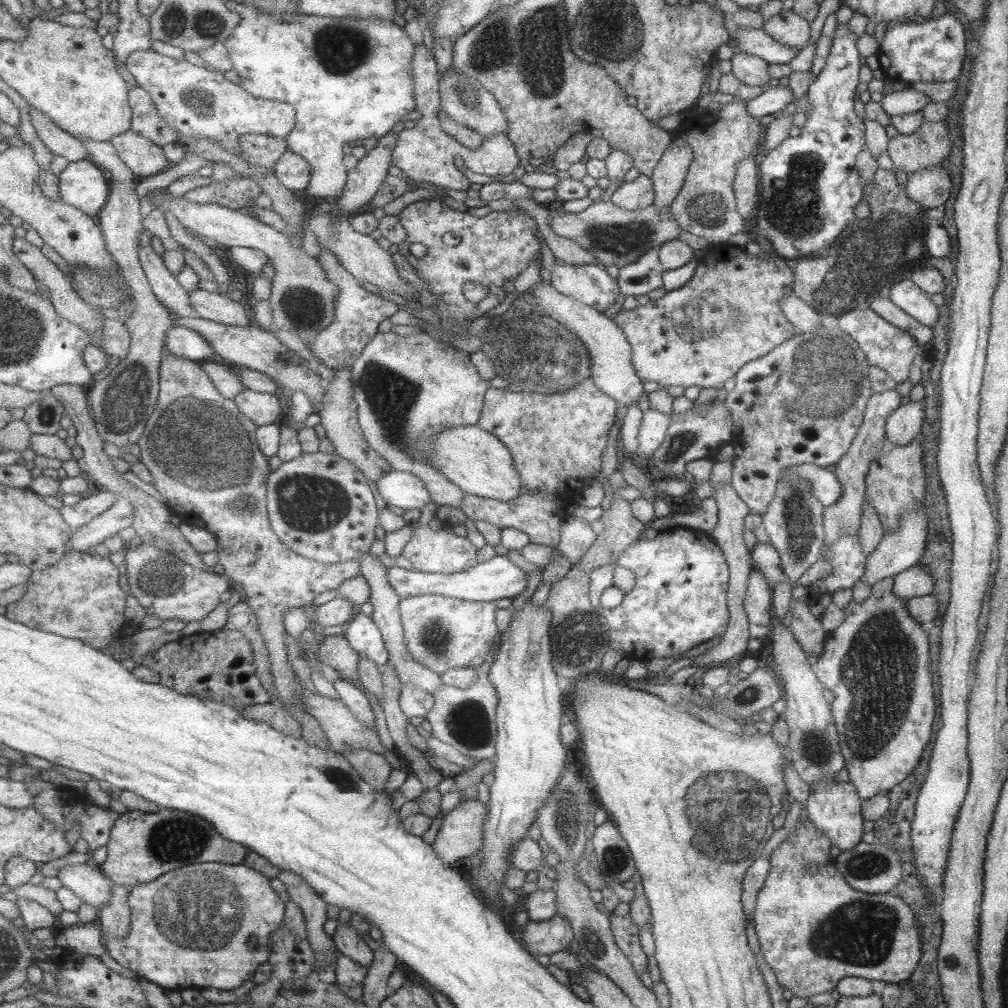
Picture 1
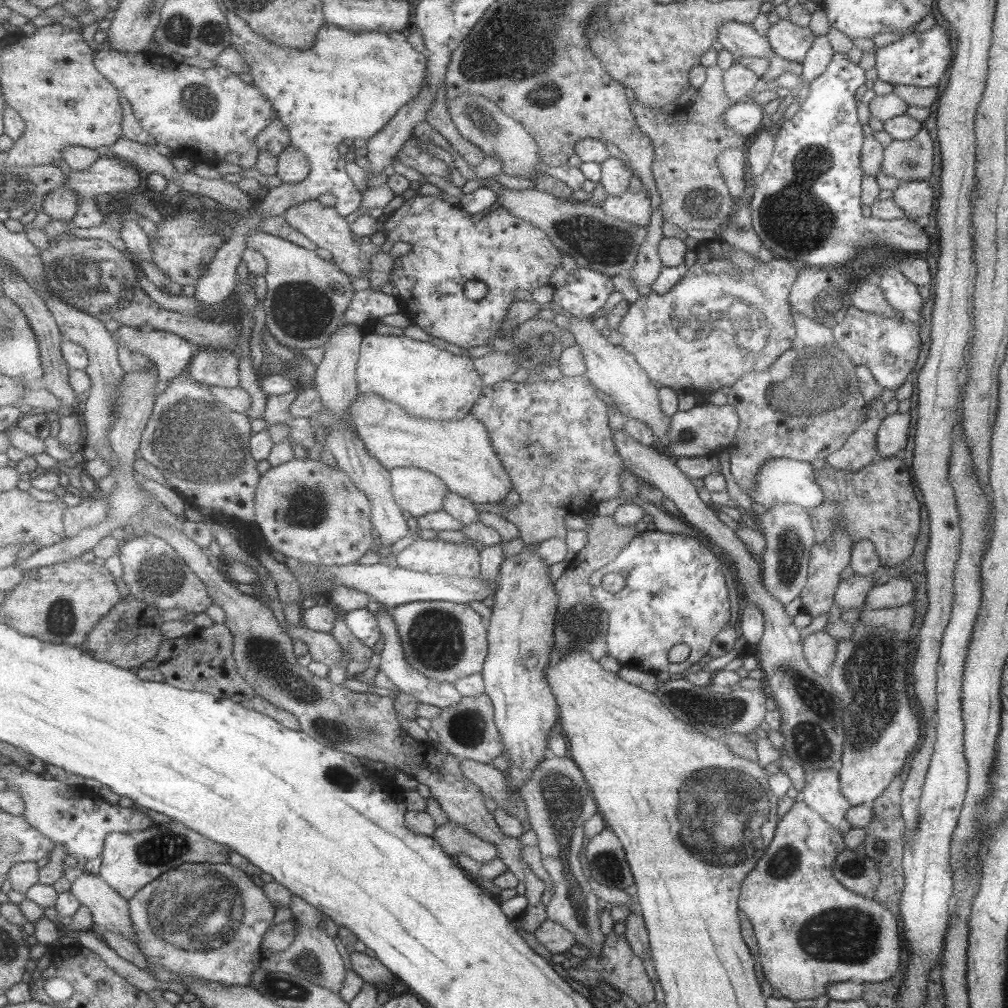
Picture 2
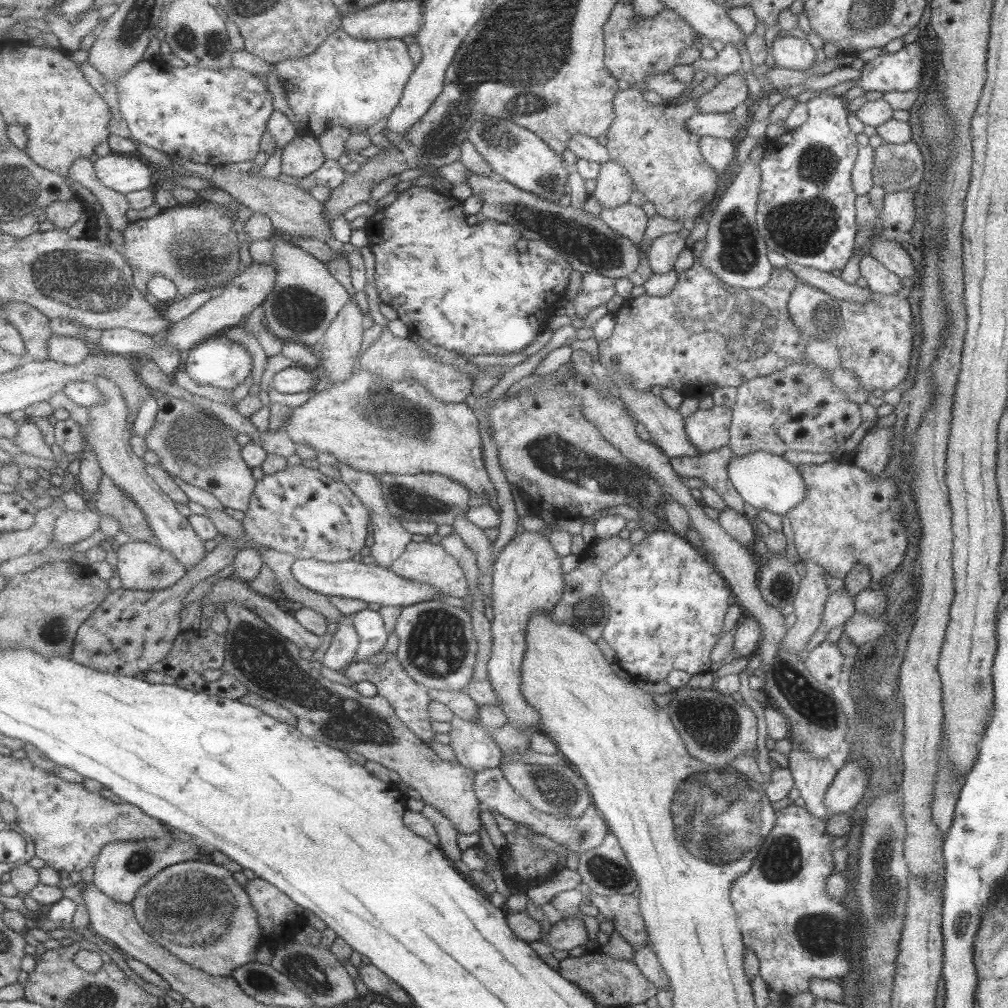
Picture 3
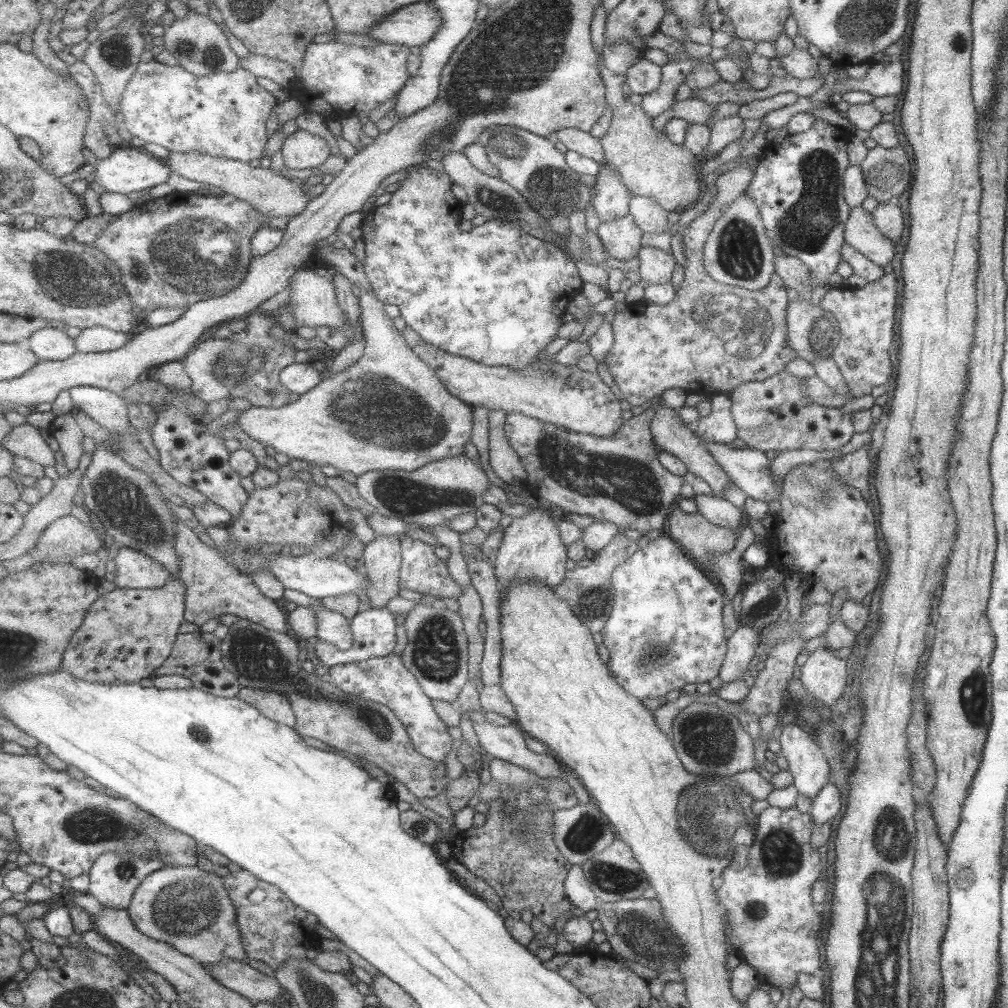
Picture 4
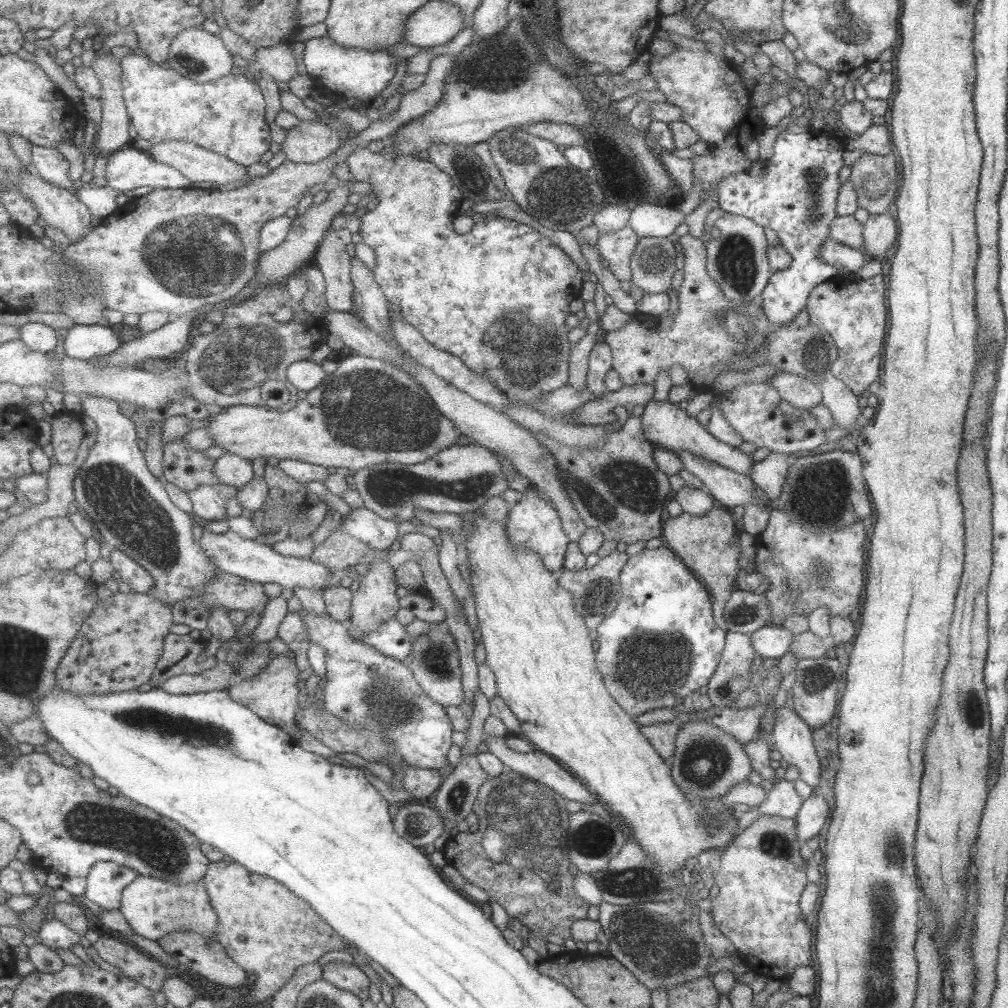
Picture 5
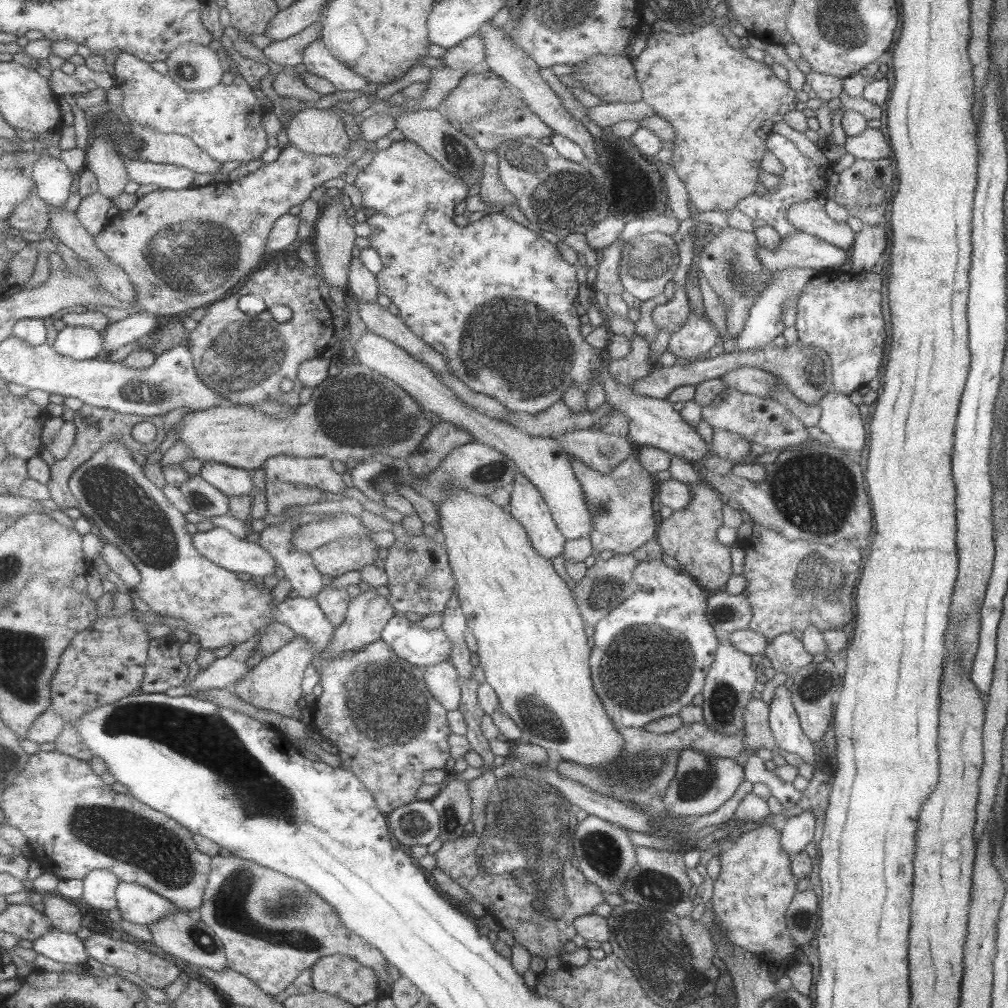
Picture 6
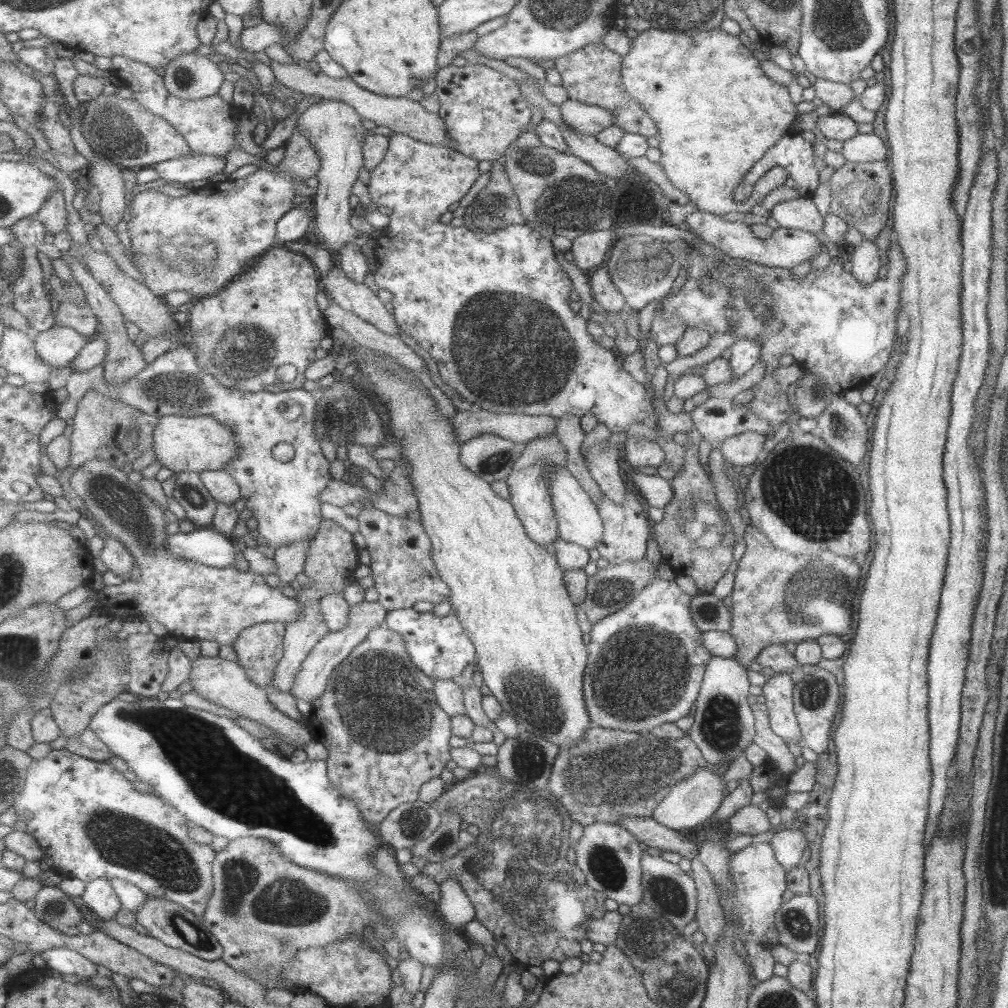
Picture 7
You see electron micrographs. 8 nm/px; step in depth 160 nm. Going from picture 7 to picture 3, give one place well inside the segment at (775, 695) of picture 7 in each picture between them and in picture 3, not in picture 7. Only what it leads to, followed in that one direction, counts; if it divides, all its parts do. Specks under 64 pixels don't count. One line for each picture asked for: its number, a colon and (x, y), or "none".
3: (811, 777)
4: (809, 771)
5: (792, 738)
6: (783, 722)

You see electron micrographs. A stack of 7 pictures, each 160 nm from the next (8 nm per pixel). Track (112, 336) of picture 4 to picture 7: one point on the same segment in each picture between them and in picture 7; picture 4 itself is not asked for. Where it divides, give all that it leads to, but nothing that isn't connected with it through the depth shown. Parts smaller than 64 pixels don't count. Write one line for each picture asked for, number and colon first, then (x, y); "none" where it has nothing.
5: (84, 342)
6: (82, 343)
7: (60, 346)

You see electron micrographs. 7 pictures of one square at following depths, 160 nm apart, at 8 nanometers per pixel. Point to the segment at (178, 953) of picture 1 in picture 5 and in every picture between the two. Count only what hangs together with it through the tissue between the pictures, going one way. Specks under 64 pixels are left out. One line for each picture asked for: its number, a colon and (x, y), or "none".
2: (208, 920)
3: (197, 910)
4: (185, 906)
5: (155, 908)

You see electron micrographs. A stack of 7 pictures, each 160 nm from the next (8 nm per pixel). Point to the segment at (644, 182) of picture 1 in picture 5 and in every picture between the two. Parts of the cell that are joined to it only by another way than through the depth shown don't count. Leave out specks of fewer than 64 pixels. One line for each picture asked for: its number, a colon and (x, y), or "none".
2: (633, 208)
3: (628, 220)
4: (620, 238)
5: (615, 248)

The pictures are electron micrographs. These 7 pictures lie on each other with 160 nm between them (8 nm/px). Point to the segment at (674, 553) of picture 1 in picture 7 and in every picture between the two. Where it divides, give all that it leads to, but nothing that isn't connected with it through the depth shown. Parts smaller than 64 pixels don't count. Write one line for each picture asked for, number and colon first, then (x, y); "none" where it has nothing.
2: (675, 592)
3: (667, 600)
4: (665, 630)
5: (660, 642)
6: (650, 655)
7: (645, 665)

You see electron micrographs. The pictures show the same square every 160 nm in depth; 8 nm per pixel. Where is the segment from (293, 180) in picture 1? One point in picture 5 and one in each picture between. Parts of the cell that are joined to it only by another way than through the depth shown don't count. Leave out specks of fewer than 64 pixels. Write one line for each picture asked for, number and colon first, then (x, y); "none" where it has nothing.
2: (294, 166)
3: (303, 156)
4: (301, 150)
5: (311, 141)

